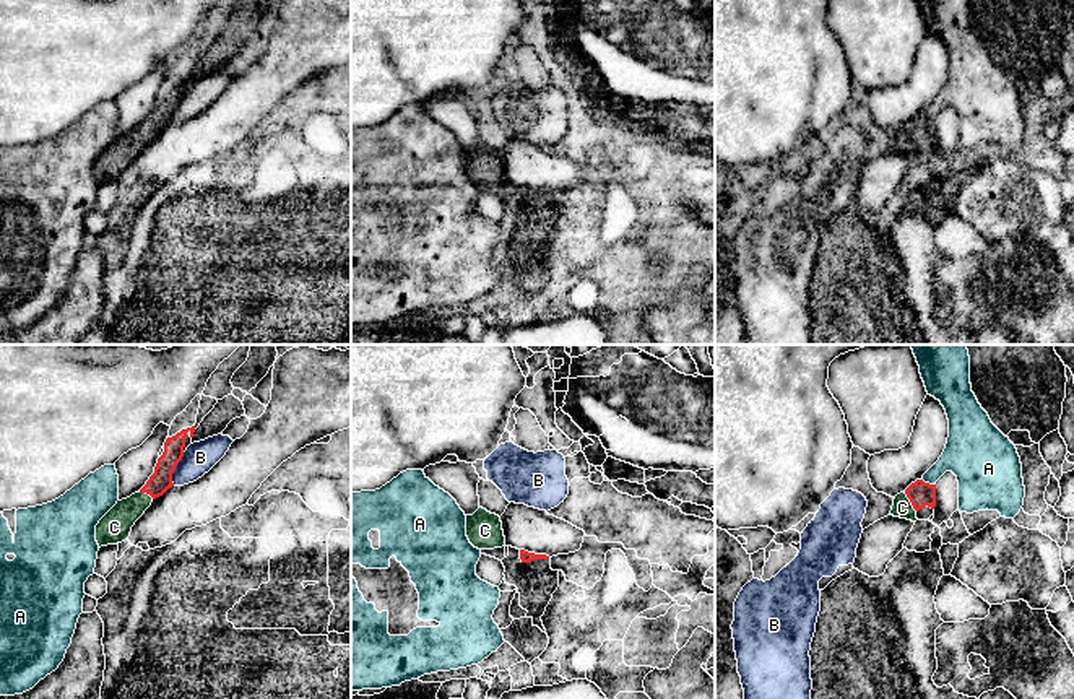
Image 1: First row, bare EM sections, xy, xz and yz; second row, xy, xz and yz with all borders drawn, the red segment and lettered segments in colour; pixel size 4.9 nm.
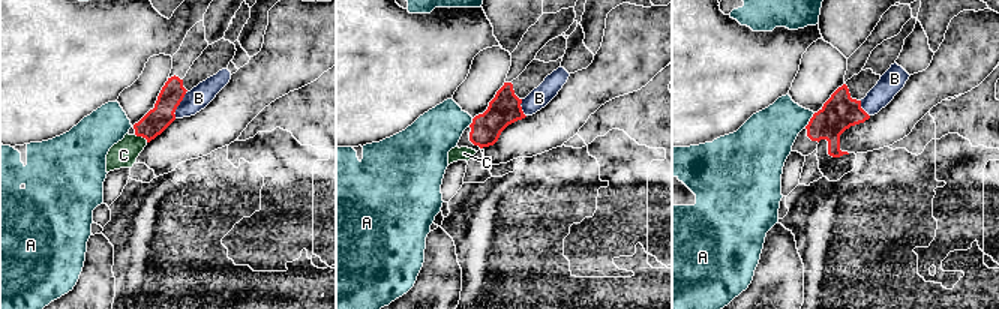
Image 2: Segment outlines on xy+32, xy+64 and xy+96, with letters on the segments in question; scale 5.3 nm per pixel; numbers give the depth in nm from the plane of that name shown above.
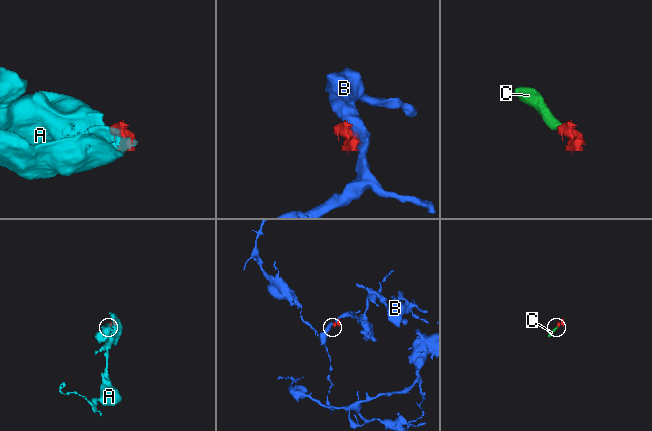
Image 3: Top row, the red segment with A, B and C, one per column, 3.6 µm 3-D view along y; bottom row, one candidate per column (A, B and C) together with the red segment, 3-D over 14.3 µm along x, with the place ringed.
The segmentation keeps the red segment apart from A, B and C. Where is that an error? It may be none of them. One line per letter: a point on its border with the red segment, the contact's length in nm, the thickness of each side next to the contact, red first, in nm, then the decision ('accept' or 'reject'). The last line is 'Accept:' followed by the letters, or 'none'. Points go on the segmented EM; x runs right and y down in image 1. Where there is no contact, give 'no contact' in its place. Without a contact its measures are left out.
A: meets red in yz at (928, 483); contact 80 nm long; 120 nm thick on the red side, 240 nm on the other; reject
B: meets red in xy at (174, 468); contact 180 nm long; 110 nm thick on the red side, 160 nm on the other; reject
C: meets red in yz at (910, 501); contact 120 nm long; 120 nm thick on the red side, 100 nm on the other; accept
Accept: C

